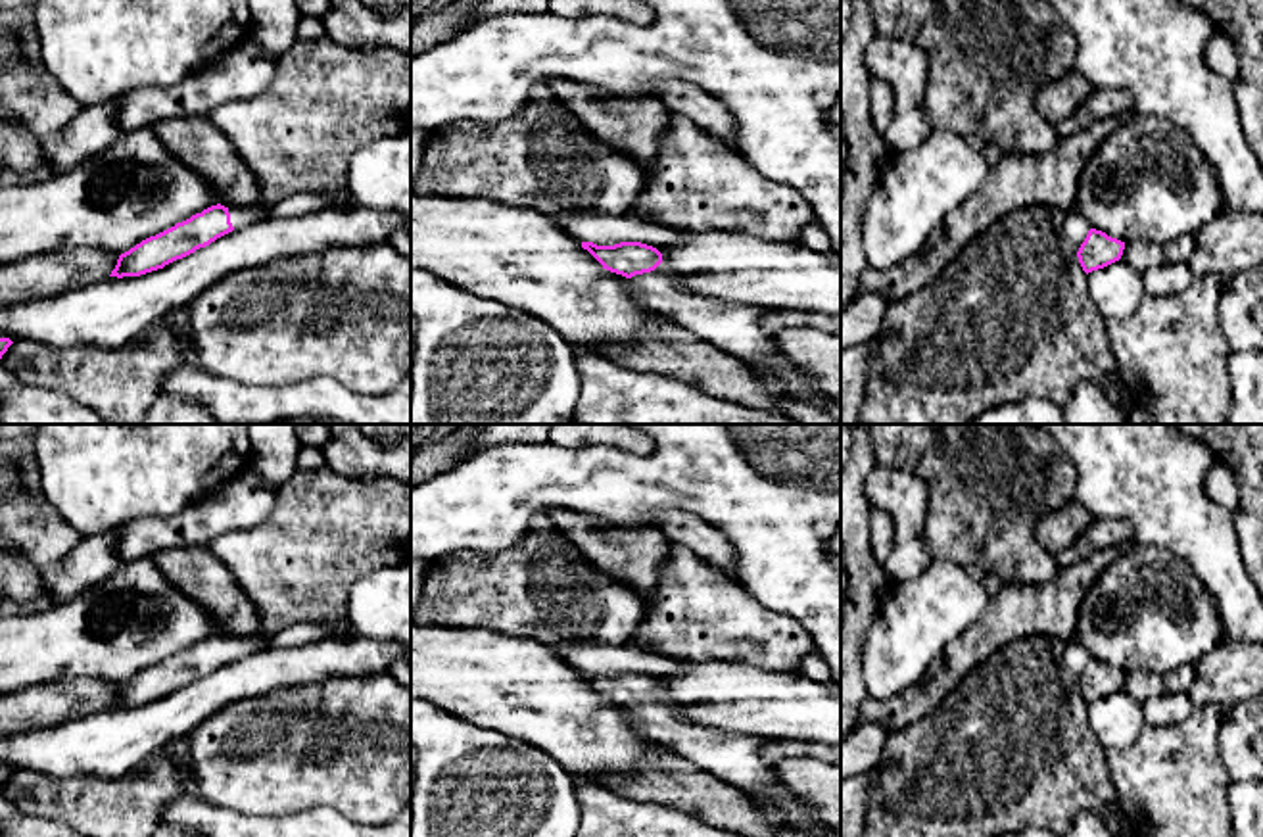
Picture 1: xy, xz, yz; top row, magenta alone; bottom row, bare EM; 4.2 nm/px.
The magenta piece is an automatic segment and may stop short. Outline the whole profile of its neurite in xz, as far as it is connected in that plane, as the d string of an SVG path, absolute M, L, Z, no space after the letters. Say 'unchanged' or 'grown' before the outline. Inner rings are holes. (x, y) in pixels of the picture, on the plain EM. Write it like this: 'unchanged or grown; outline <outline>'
grown; outline M582 672L603 699L628 708L628 720L649 739L678 753L689 766L714 774L735 785L747 795L762 795L783 810L787 825L808 833L810 837L839 837L822 827L804 802L789 791L777 777L775 768L764 764L766 739L756 735L733 735L708 726L695 724L681 716L681 708L662 693L662 683L641 672L620 672L614 676L597 676Z

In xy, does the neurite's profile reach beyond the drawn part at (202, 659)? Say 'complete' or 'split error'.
split error

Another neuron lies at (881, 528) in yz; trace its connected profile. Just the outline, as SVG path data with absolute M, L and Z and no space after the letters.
M877 507L870 513L870 545L879 564L885 564L896 549L894 522L887 511Z

